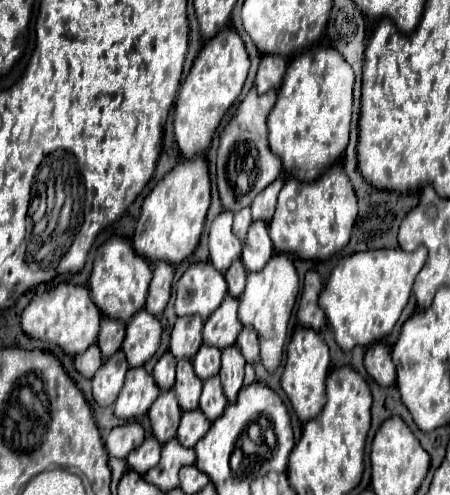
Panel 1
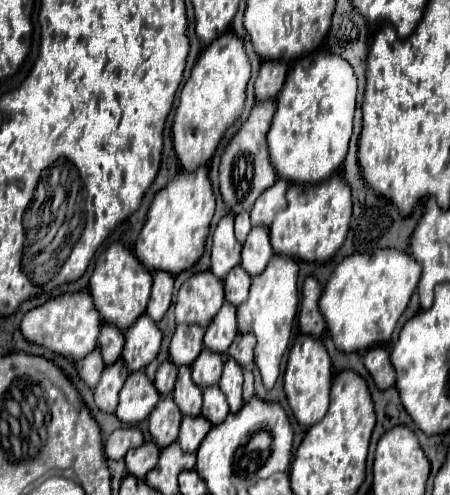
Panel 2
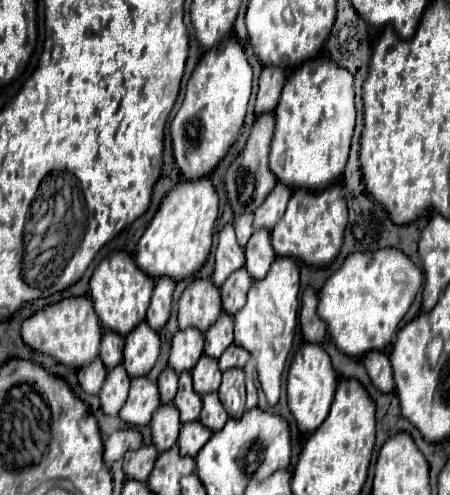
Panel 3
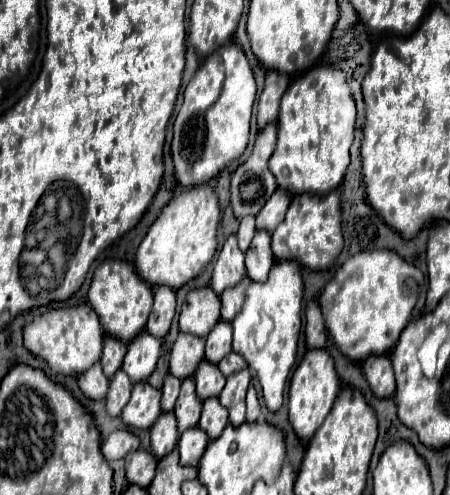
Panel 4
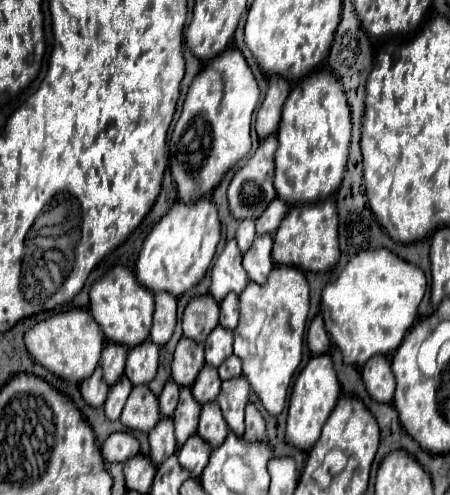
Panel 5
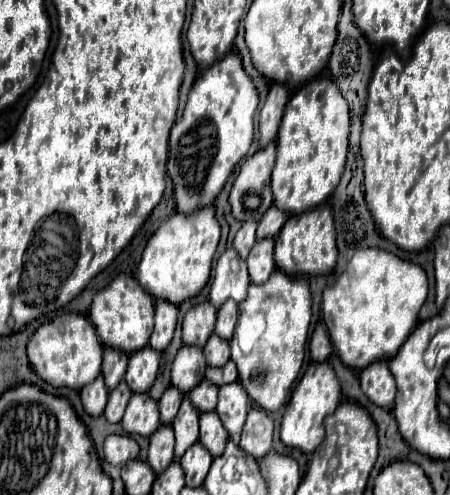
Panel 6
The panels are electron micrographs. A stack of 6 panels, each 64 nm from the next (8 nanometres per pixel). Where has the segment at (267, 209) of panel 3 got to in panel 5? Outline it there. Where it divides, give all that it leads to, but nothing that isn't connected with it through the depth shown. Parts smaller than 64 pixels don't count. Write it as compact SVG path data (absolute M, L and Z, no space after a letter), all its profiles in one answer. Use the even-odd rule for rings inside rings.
M278 196L268 204L268 208L264 210L264 214L256 220L256 234L274 234L276 228L280 226L280 222L284 220L286 212L288 212L288 204L284 200L280 200Z

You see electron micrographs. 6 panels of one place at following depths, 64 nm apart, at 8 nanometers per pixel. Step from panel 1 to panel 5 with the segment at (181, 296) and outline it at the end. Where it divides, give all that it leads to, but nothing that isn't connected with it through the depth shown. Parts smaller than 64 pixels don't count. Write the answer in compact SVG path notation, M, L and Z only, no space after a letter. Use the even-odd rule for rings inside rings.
M210 294L192 298L182 314L184 336L196 342L206 342L212 328L218 326L218 316L220 316L220 304Z

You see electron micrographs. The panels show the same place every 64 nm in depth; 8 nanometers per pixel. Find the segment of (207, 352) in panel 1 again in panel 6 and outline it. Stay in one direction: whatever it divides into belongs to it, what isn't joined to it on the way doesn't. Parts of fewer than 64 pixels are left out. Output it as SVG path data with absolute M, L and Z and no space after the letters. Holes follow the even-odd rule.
M206 378L188 392L192 404L200 410L200 412L208 412L216 408L216 396L218 396L218 386L210 384Z

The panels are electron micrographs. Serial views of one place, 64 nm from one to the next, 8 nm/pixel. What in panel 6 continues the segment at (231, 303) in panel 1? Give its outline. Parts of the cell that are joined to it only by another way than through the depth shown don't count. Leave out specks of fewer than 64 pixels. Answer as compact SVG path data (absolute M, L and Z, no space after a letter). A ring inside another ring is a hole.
M212 334L204 346L206 362L208 366L224 366L230 360L230 342L220 338L218 334Z

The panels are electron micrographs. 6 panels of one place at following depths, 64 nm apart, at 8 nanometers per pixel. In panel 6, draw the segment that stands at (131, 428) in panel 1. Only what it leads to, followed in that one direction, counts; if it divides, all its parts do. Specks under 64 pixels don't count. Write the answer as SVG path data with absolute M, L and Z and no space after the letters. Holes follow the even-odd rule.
M112 434L106 438L104 442L104 460L108 464L126 464L128 460L138 456L138 444L134 438L130 436L120 436L120 434Z

